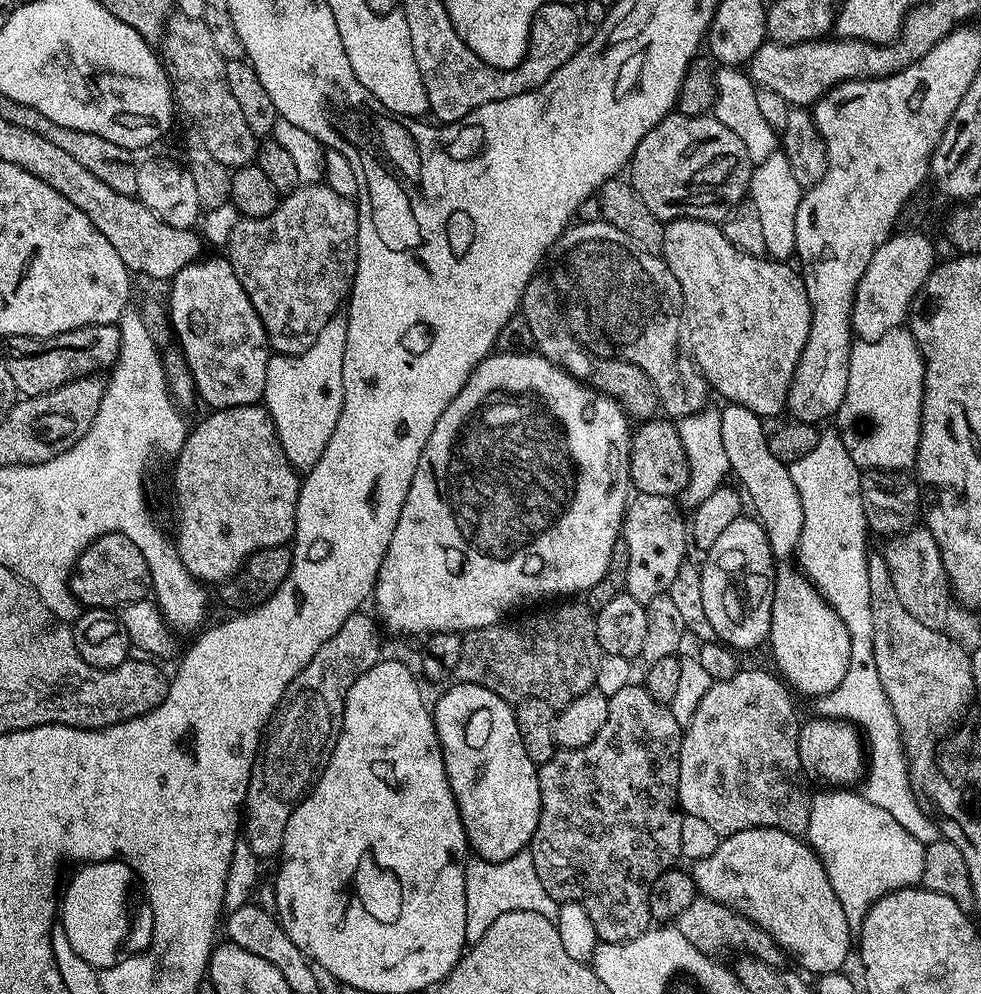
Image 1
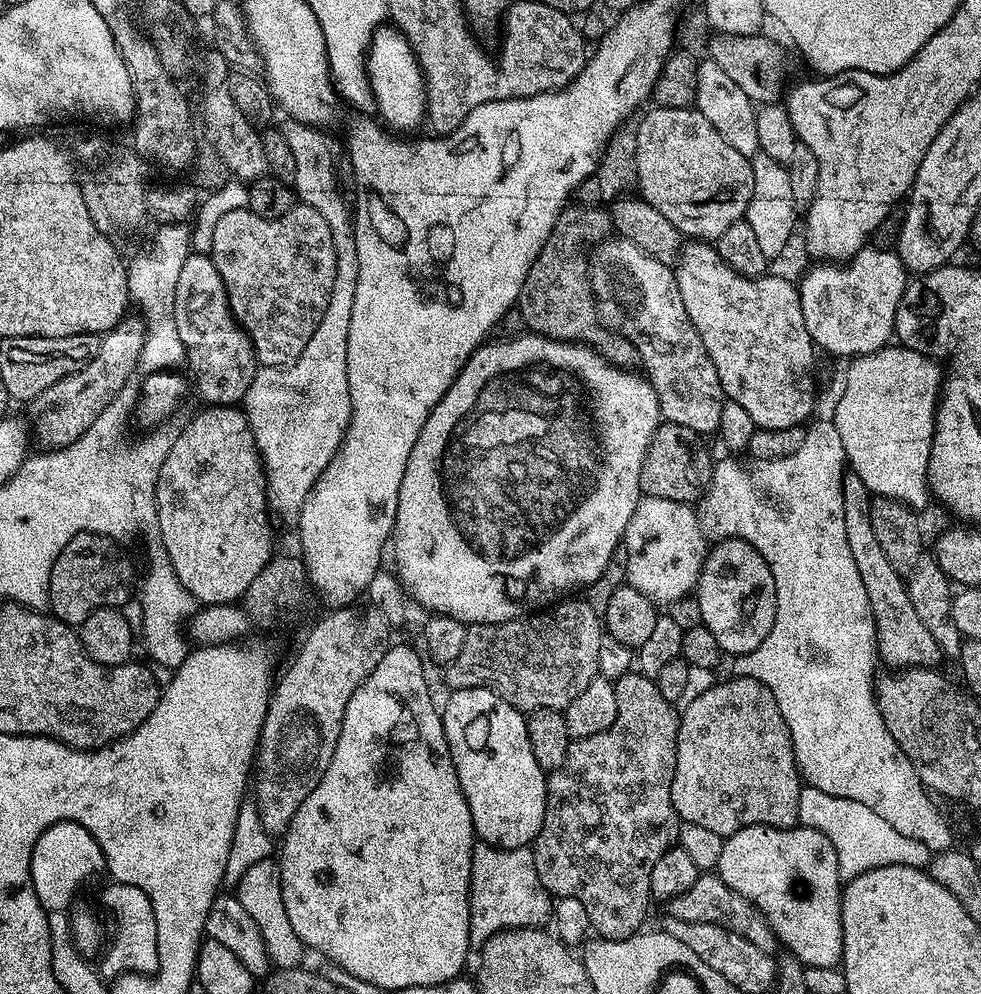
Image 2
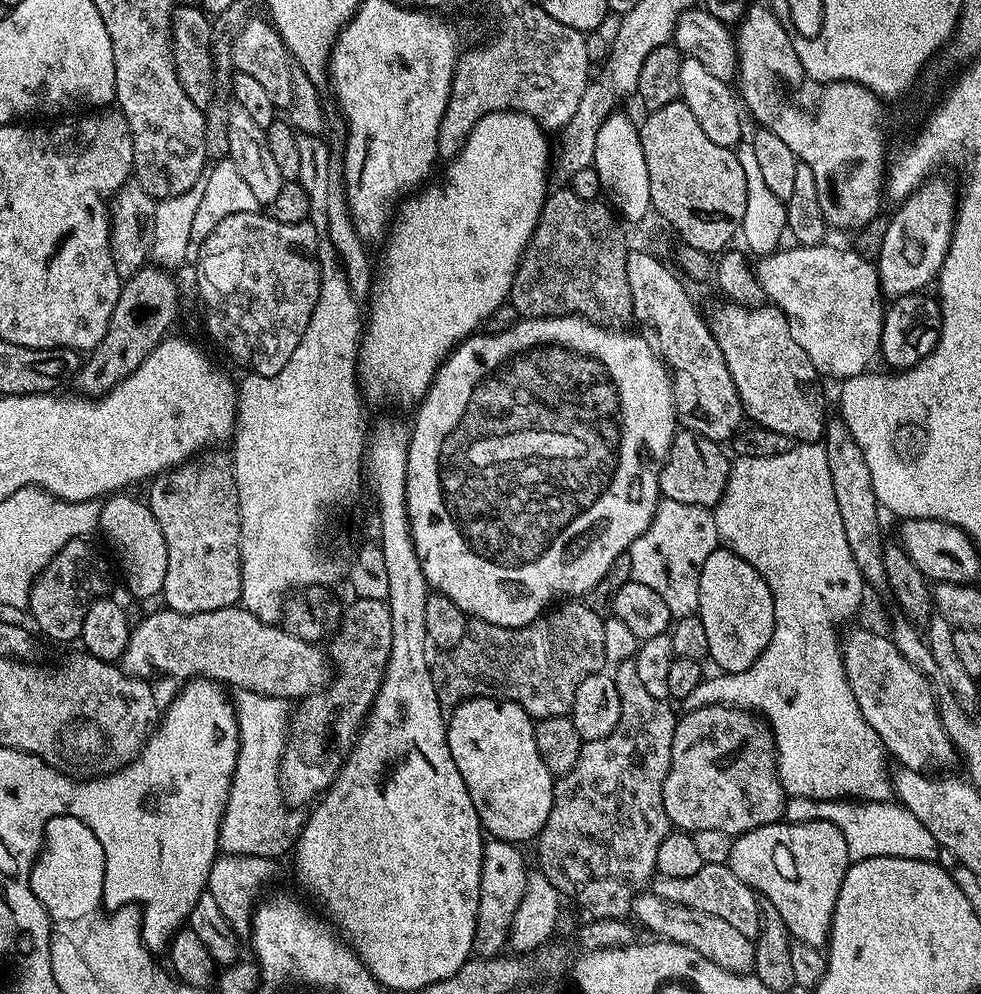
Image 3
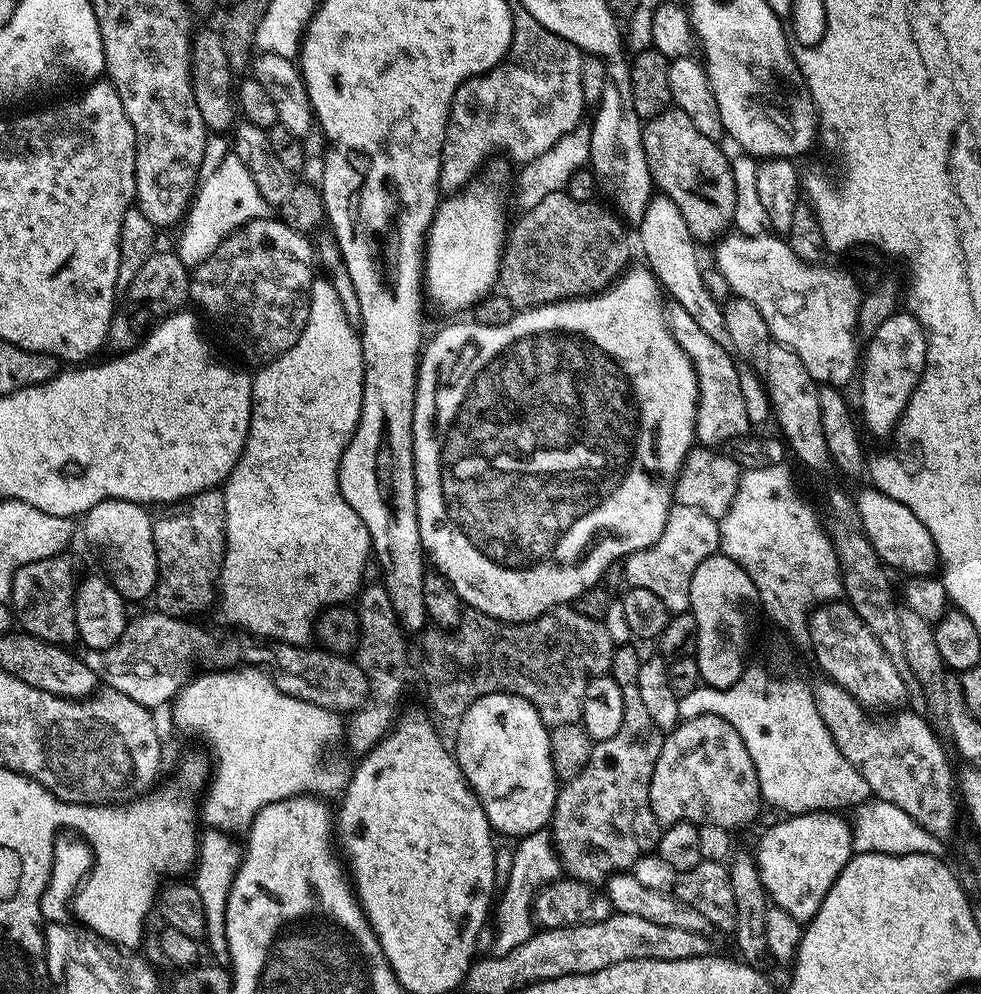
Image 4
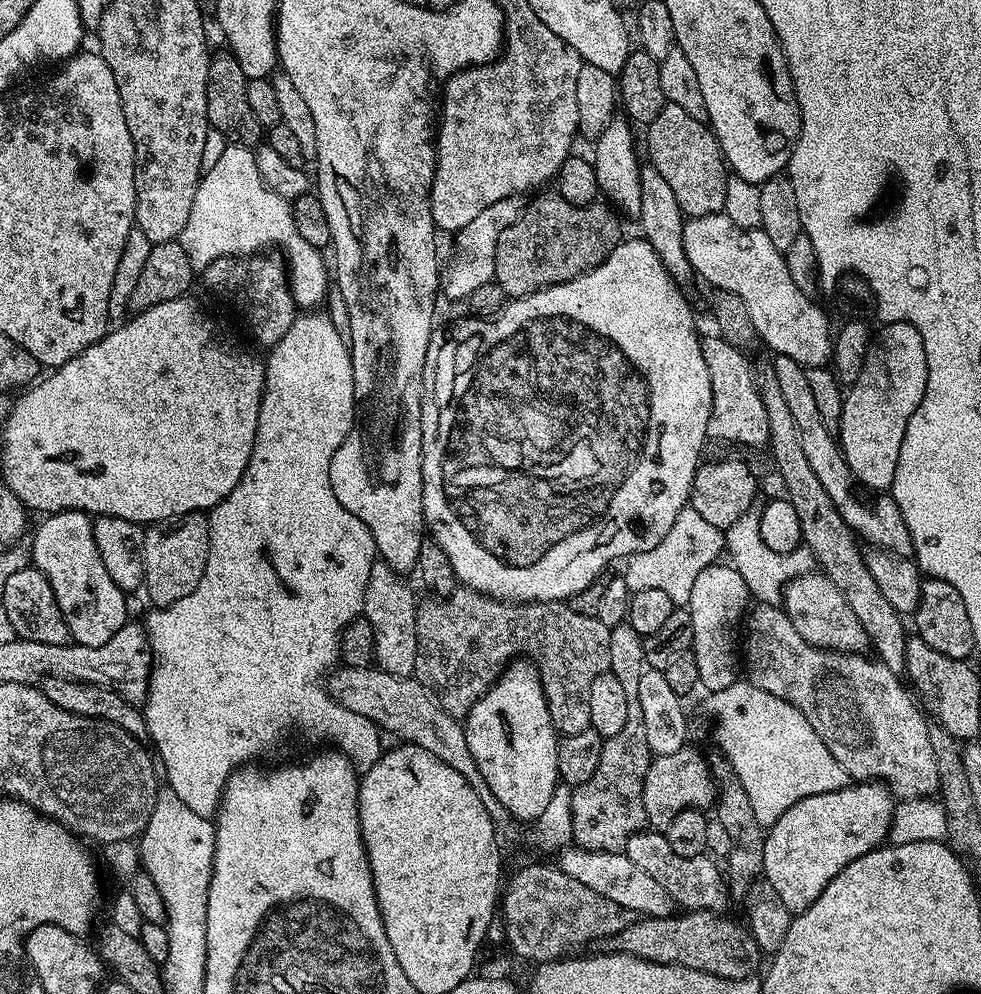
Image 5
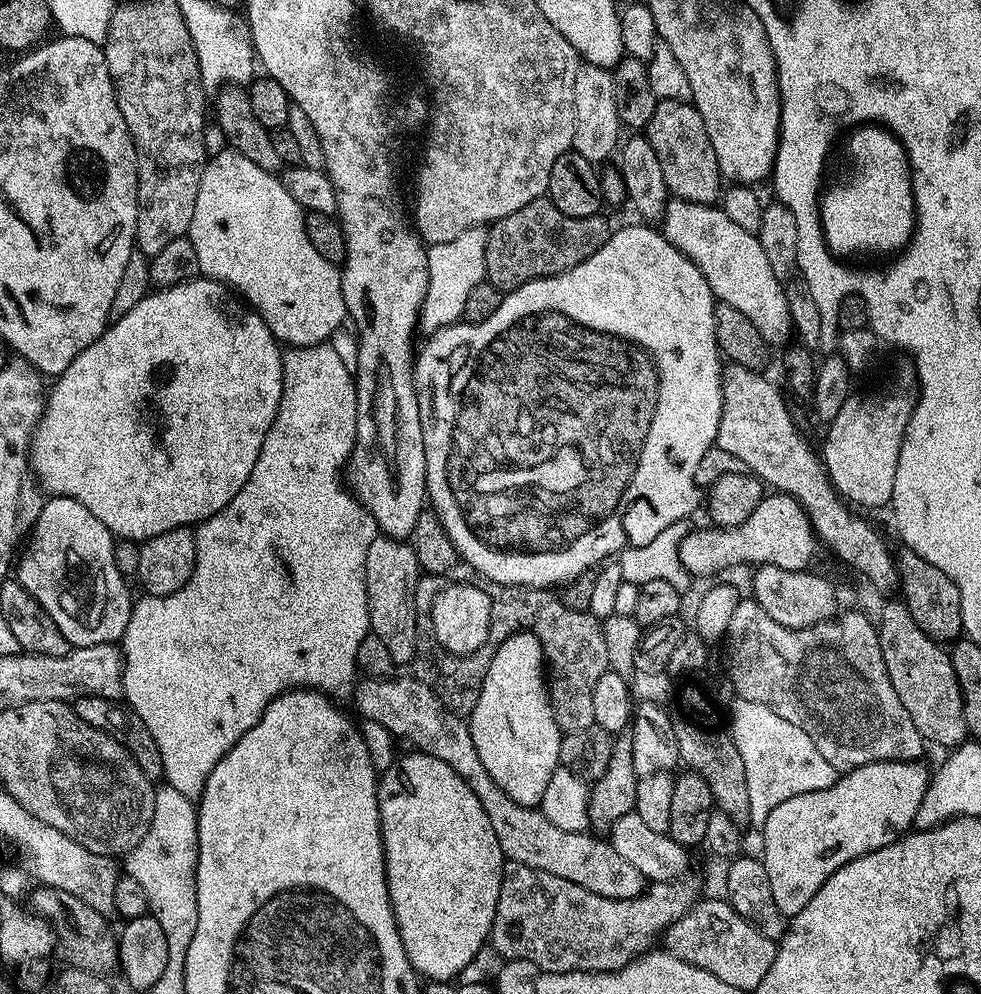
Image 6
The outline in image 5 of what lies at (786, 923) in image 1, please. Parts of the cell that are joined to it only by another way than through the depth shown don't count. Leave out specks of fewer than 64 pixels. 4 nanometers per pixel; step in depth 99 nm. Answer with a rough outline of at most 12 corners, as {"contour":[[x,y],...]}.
{"contour":[[888,785],[794,802],[763,879],[793,914],[889,839]]}

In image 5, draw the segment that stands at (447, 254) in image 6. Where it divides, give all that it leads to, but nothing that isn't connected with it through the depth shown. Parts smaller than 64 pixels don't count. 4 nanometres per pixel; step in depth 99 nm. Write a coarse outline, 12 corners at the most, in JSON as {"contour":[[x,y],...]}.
{"contour":[[524,196],[486,206],[458,234],[443,295],[467,301],[494,280],[494,250],[526,210]]}

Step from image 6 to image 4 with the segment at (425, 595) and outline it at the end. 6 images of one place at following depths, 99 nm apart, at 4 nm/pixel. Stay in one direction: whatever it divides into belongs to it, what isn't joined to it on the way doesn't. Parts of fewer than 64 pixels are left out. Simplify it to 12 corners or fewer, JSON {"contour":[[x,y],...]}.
{"contour":[[575,606],[524,624],[465,611],[419,637],[428,704],[459,721],[486,694],[580,723],[612,671]]}

